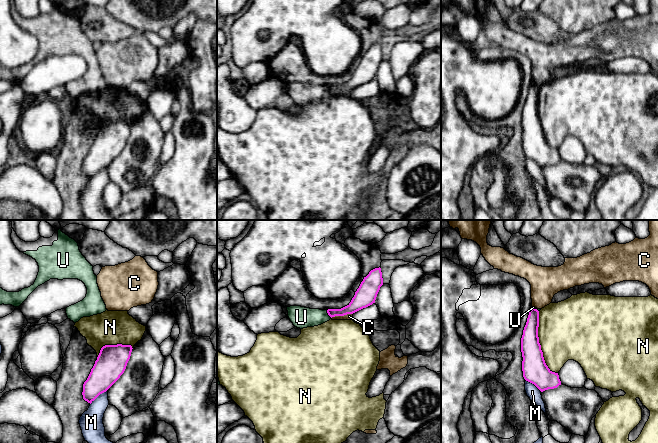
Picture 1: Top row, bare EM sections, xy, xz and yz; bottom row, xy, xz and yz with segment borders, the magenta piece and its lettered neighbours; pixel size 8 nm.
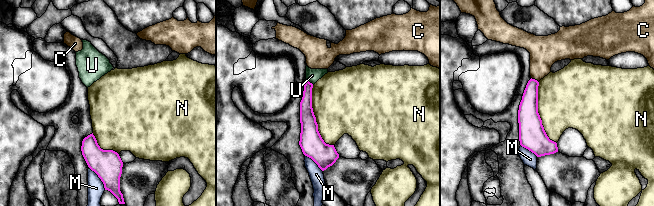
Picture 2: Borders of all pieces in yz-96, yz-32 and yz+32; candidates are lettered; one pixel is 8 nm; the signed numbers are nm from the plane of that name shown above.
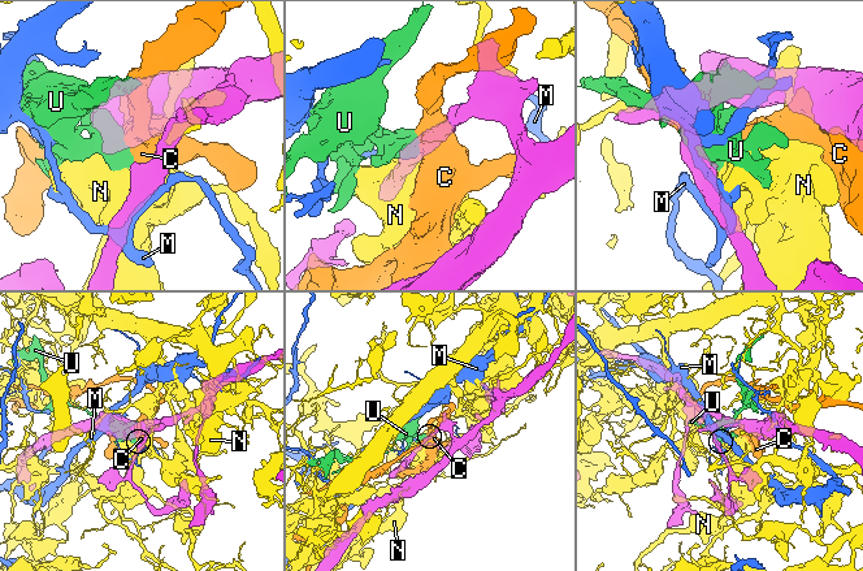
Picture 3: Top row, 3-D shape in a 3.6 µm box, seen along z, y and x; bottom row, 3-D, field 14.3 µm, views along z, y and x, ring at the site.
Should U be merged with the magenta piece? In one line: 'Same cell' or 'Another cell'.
Another cell

